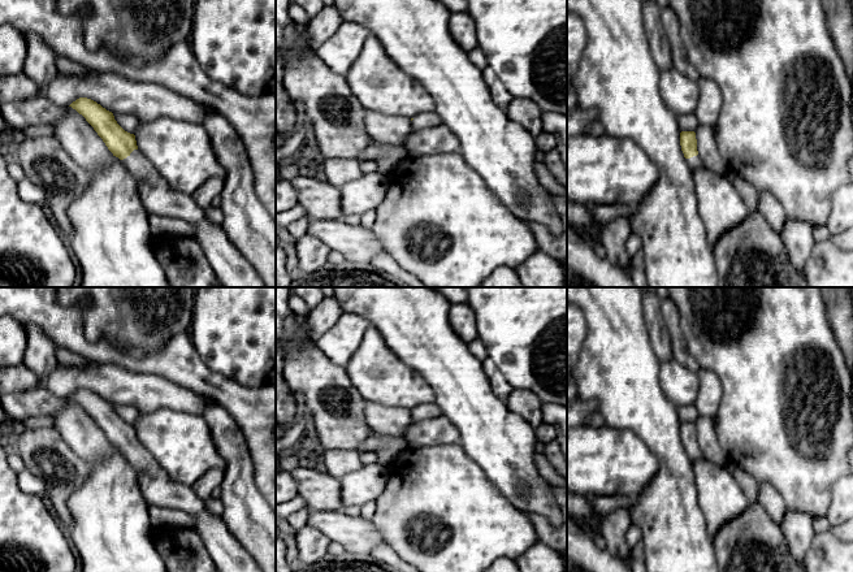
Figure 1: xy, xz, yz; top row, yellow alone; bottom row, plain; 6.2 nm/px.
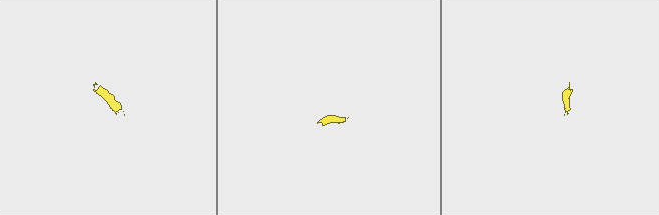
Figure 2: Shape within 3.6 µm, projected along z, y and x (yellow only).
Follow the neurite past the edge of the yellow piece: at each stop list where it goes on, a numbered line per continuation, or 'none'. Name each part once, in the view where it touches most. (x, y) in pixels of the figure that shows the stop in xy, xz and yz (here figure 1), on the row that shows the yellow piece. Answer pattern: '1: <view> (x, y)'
1: xy (233, 269)

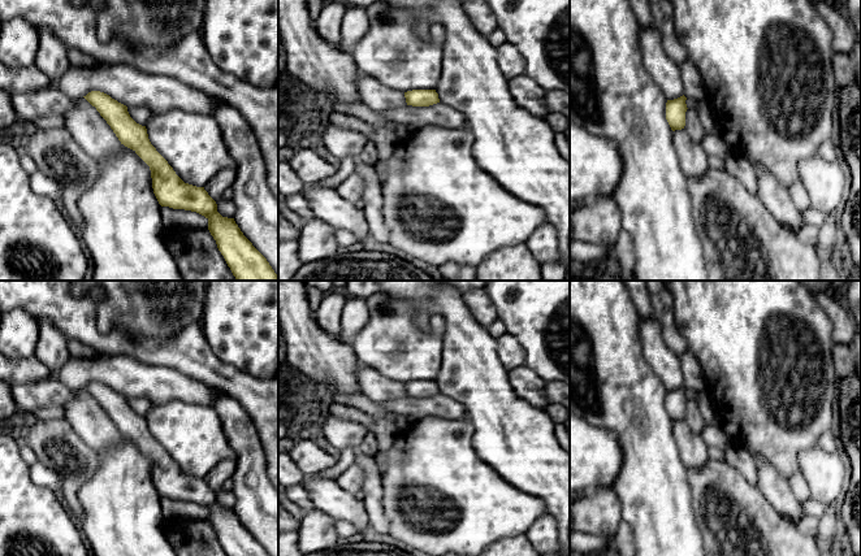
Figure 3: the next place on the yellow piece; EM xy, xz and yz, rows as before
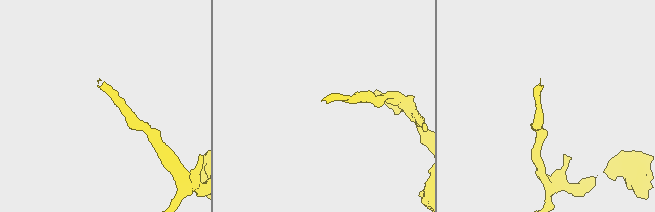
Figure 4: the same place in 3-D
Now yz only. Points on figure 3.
none

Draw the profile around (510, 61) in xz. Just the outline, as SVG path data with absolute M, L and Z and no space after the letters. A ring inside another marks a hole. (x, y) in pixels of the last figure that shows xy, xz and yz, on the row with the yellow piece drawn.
M506 42L497 51L498 65L507 79L524 74L525 62L515 45Z

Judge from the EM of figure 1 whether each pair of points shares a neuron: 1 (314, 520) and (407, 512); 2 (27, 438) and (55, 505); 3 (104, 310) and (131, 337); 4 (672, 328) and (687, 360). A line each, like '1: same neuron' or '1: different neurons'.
1: different neurons
2: same neuron
3: same neuron
4: same neuron

